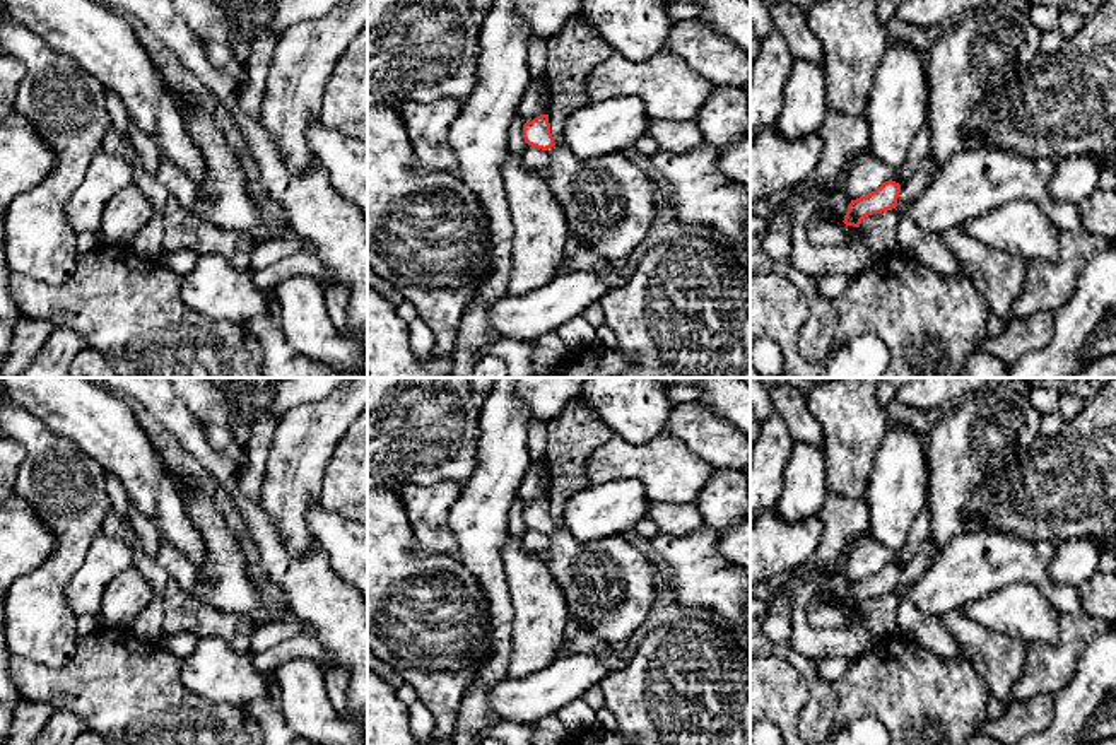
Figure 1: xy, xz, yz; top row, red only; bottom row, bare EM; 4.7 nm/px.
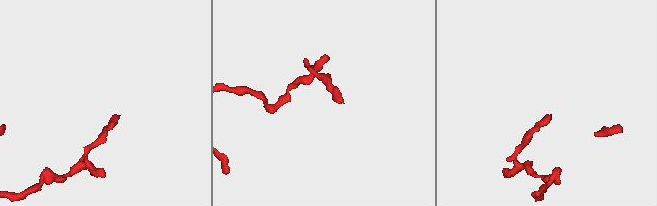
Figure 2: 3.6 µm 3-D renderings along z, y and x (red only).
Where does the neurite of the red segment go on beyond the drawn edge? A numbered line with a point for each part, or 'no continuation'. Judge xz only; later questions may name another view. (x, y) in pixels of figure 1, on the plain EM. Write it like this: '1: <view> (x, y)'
1: xz (609, 586)

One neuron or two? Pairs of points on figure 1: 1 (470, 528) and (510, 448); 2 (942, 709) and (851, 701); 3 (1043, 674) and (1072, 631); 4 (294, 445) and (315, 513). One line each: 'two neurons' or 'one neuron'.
1: one neuron
2: one neuron
3: one neuron
4: two neurons

